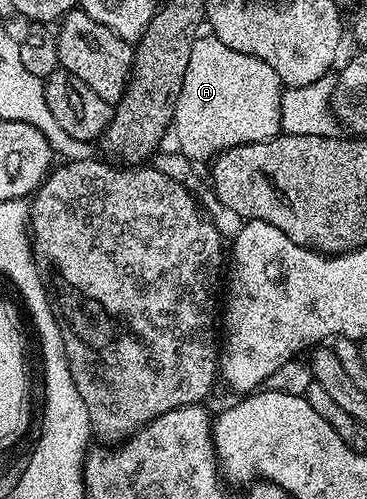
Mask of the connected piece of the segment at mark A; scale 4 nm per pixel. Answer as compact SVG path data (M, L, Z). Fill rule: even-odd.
M214 35L197 36L194 47L190 51L190 63L186 66L186 79L182 79L182 95L178 95L178 103L174 111L172 129L179 152L193 163L211 162L217 153L224 153L239 145L249 145L280 136L280 98L282 82L280 76L270 67L270 63L262 63L262 59L246 55L242 51L234 51L226 47Z

